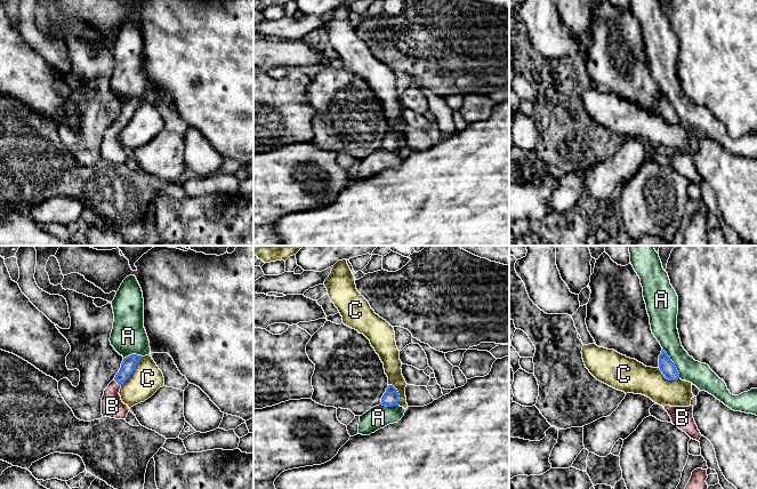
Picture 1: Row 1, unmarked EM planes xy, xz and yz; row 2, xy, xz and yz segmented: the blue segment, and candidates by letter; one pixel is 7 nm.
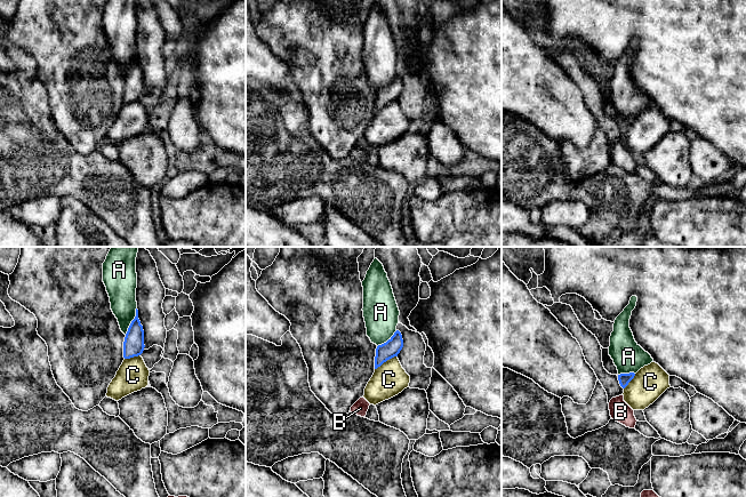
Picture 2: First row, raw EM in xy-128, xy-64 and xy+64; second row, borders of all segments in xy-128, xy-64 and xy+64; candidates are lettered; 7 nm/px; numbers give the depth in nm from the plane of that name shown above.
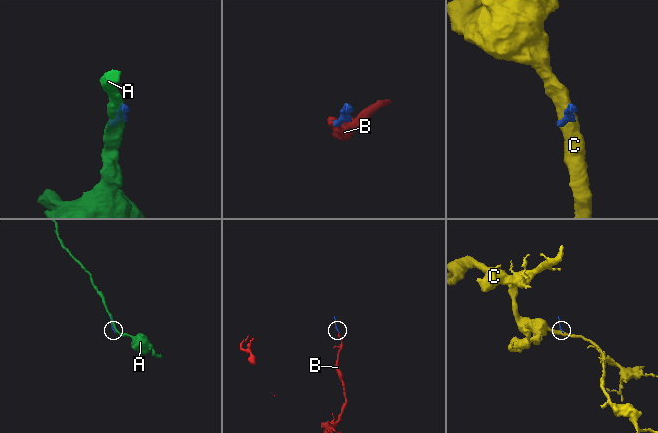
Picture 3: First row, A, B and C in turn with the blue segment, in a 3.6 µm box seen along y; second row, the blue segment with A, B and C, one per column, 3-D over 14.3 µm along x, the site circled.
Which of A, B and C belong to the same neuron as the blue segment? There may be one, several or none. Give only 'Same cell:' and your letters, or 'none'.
Same cell: B

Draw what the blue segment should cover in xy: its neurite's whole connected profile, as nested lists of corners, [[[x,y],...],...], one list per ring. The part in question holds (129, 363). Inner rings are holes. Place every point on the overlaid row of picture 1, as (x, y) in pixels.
[[[131,354],[123,359],[119,372],[104,391],[102,398],[103,417],[106,416],[115,419],[126,419],[130,409],[122,402],[119,392],[124,382],[134,372],[142,358],[142,355]]]

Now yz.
[[[663,348],[661,351],[661,354],[659,355],[659,368],[667,379],[677,380],[679,378],[679,374],[674,362],[670,360]]]

